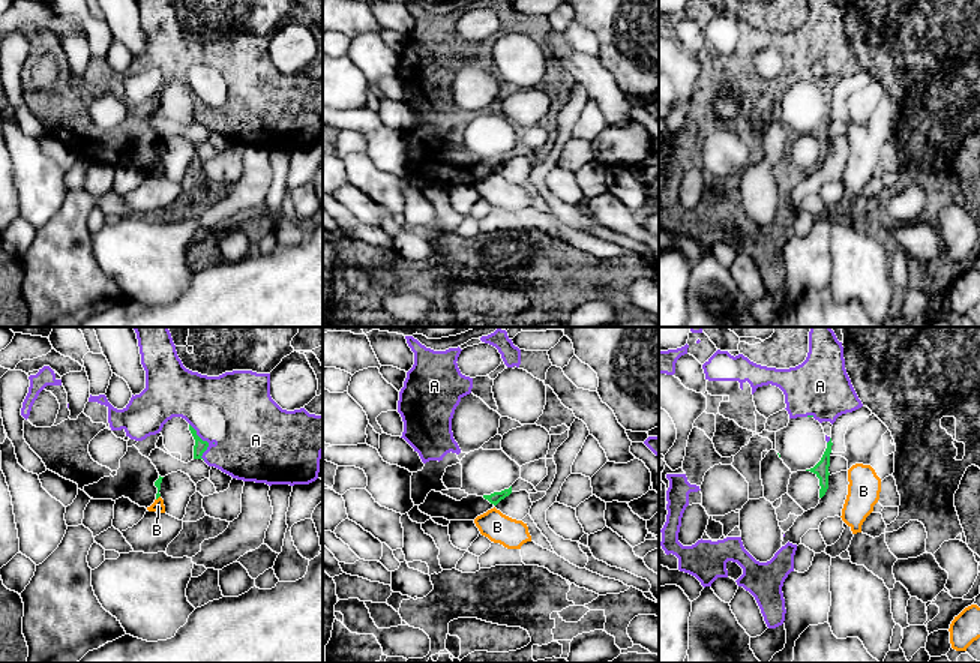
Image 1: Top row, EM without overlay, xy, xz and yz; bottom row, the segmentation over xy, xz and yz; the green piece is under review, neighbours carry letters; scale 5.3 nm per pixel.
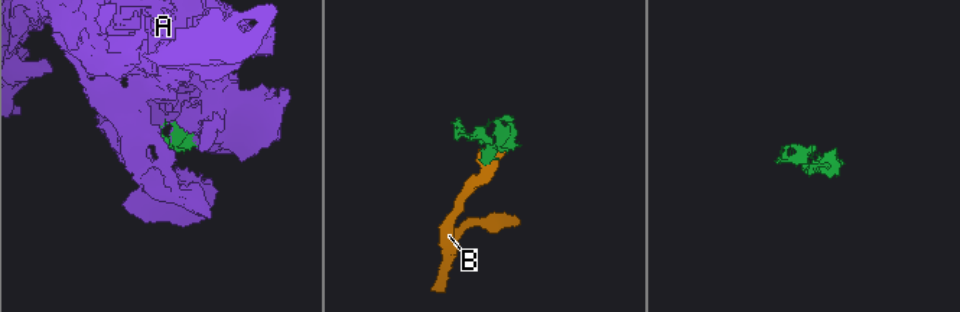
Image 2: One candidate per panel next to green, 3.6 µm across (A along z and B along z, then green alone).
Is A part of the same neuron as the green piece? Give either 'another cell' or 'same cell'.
same cell

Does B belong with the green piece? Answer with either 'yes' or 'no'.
no

